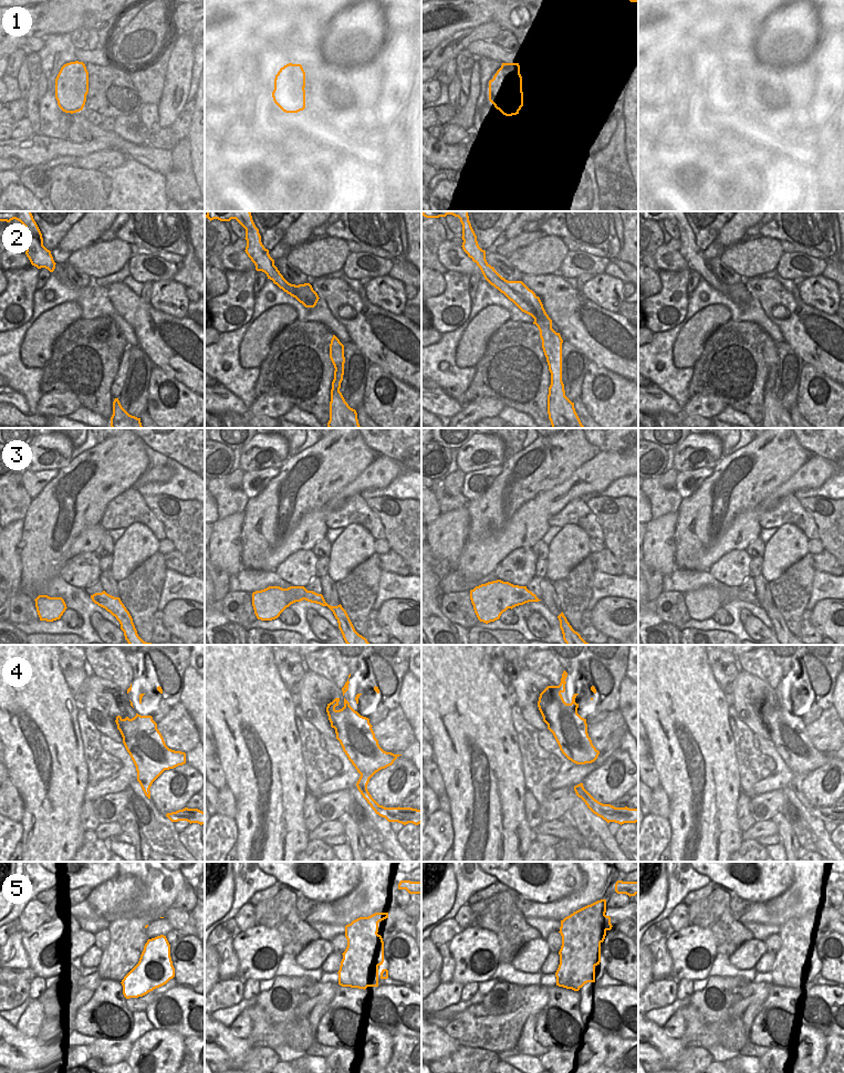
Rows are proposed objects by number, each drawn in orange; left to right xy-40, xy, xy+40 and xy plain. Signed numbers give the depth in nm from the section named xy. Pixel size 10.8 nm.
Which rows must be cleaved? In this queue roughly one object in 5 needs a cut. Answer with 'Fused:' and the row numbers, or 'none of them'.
Fused: 5

